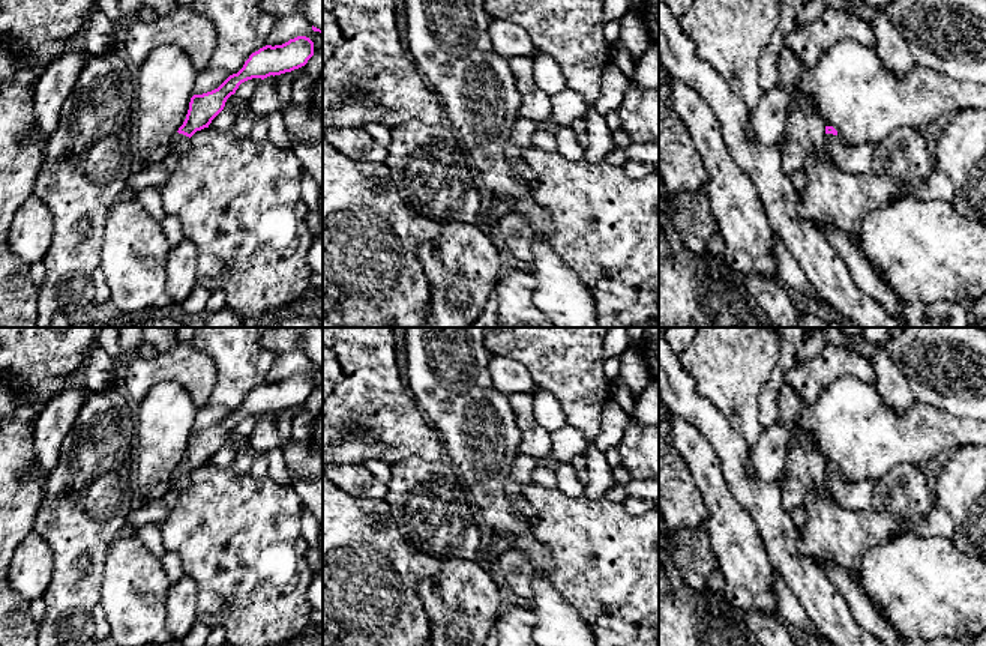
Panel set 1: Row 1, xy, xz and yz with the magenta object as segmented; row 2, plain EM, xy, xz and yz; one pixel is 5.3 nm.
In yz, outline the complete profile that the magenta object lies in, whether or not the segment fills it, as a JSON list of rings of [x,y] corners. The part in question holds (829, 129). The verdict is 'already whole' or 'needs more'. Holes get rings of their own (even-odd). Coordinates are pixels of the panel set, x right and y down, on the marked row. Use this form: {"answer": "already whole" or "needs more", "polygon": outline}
{"answer": "needs more", "polygon": [[[825,126],[825,149],[834,164],[848,174],[881,174],[881,164],[875,159],[876,146],[843,144],[833,126]]]}

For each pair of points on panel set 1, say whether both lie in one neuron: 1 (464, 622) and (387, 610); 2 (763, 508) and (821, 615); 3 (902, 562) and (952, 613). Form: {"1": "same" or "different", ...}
{"1": "different", "2": "same", "3": "same"}

